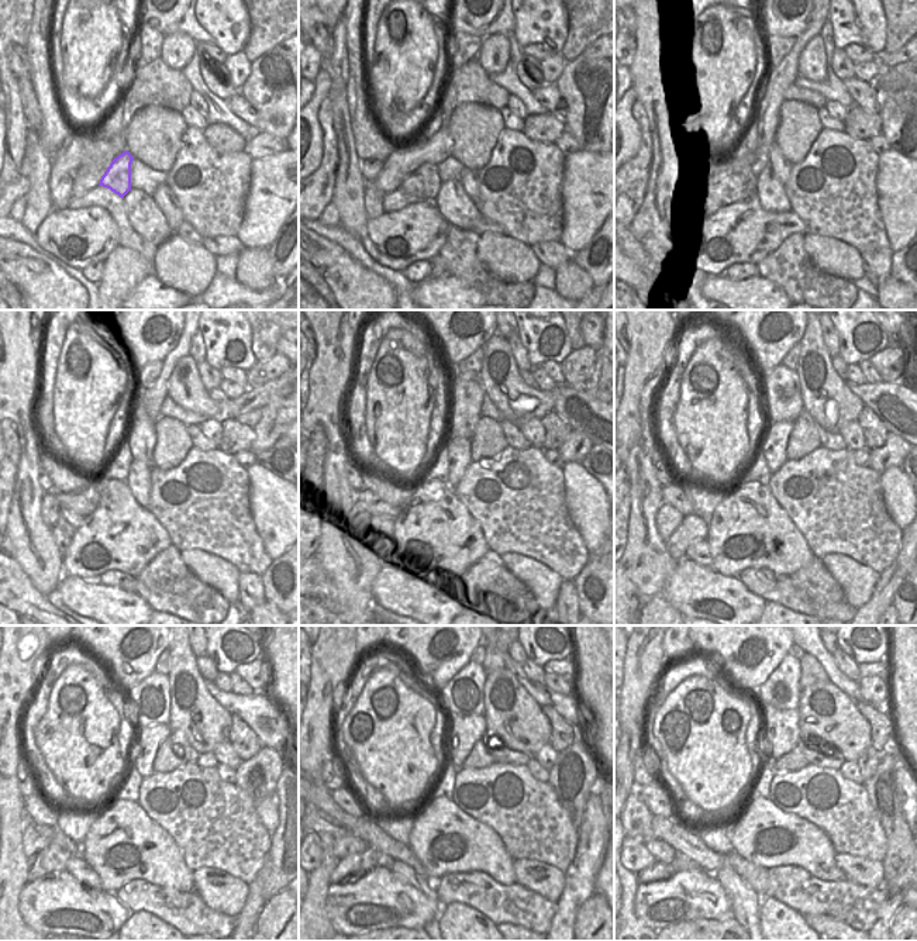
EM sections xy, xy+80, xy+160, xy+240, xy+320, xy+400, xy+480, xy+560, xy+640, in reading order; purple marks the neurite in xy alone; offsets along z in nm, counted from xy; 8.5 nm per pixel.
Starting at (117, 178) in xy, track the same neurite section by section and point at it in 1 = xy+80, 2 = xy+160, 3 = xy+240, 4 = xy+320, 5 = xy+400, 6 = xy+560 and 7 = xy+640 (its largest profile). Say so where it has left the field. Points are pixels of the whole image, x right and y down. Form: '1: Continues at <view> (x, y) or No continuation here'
1: Continues at xy+80 (424, 183)
2: Continues at xy+160 (730, 188)
3: Continues at xy+240 (85, 503)
4: Continues at xy+320 (365, 496)
5: Continues at xy+400 (674, 493)
6: Continues at xy+560 (344, 798)
7: Continues at xy+640 (655, 796).

